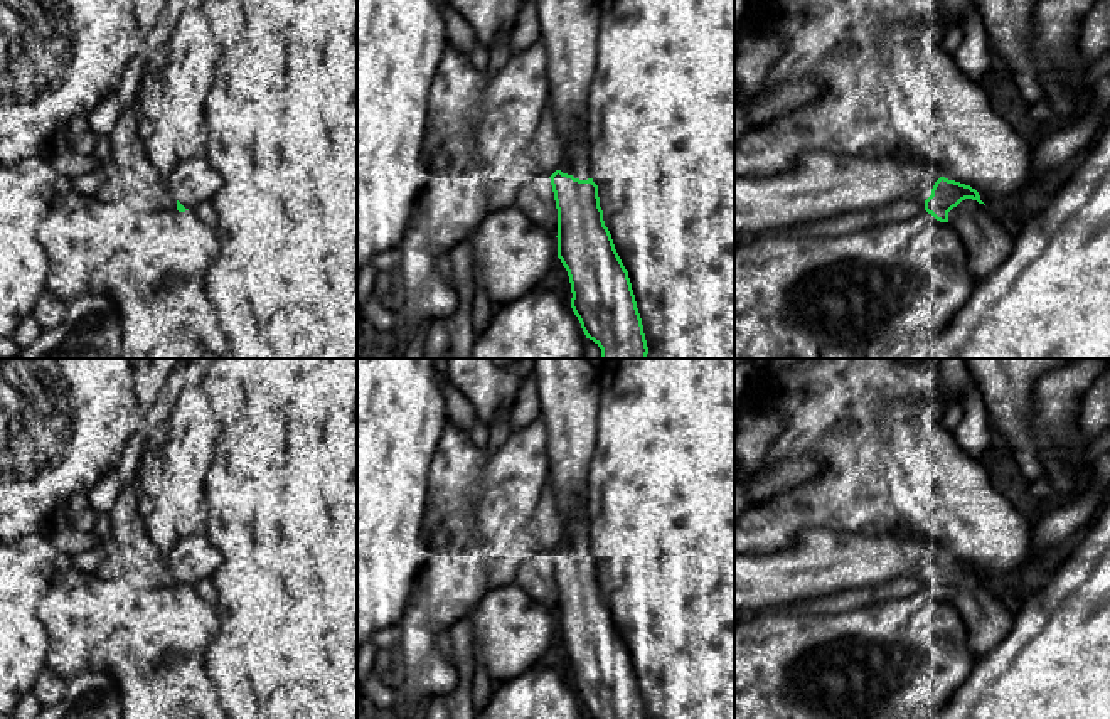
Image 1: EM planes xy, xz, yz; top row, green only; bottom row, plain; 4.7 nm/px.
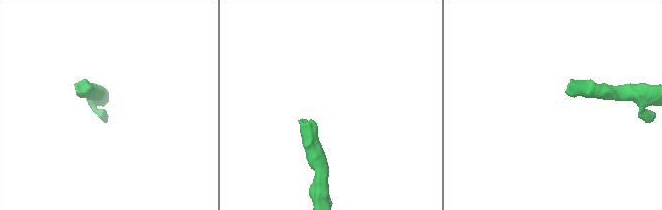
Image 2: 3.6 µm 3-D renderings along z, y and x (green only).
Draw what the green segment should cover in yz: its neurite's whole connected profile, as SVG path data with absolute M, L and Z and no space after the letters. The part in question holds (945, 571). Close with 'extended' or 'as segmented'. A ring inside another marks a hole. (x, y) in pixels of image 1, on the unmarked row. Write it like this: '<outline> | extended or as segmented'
M805 529L788 549L768 556L734 552L734 611L750 608L760 613L771 606L829 598L846 589L874 586L899 576L923 578L925 588L940 599L948 599L948 589L965 576L984 581L975 566L942 554L933 541Z | extended

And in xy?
M205 534L180 537L165 554L179 589L194 588L200 579L212 578L221 566L221 556Z | extended

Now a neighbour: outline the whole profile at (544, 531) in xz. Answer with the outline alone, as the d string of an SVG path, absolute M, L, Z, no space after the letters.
M549 478L541 492L541 498L531 522L515 542L515 551L546 551L551 554L556 547L559 547L563 534L564 524L559 515Z

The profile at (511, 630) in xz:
M514 583L487 591L472 623L475 657L497 680L536 665L558 636L558 615Z

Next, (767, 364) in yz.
M760 359L760 367L766 372L785 370L795 364L800 364L807 359Z

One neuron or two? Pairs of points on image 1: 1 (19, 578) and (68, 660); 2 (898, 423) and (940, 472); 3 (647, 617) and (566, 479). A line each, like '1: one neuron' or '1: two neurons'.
1: two neurons
2: one neuron
3: two neurons

